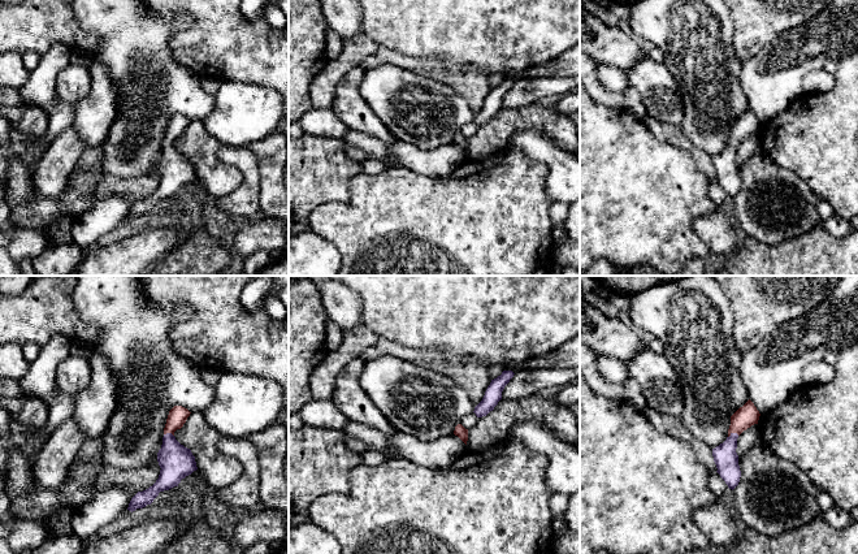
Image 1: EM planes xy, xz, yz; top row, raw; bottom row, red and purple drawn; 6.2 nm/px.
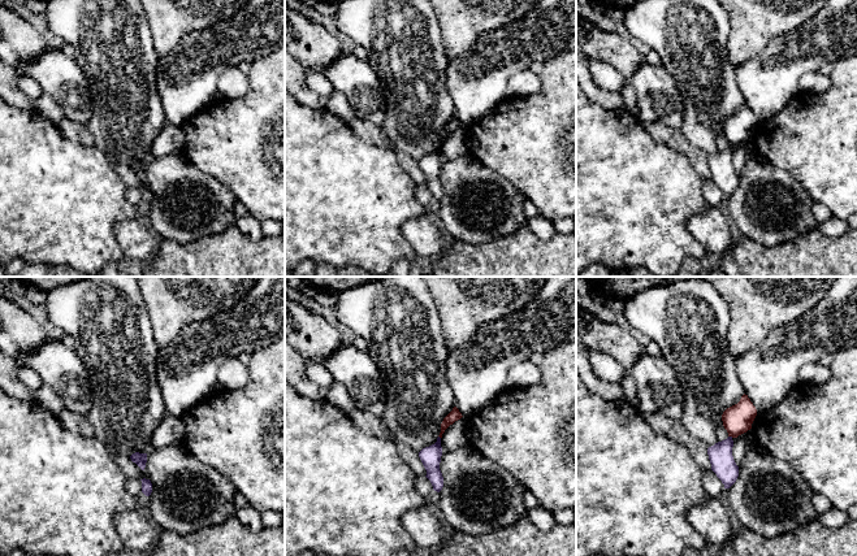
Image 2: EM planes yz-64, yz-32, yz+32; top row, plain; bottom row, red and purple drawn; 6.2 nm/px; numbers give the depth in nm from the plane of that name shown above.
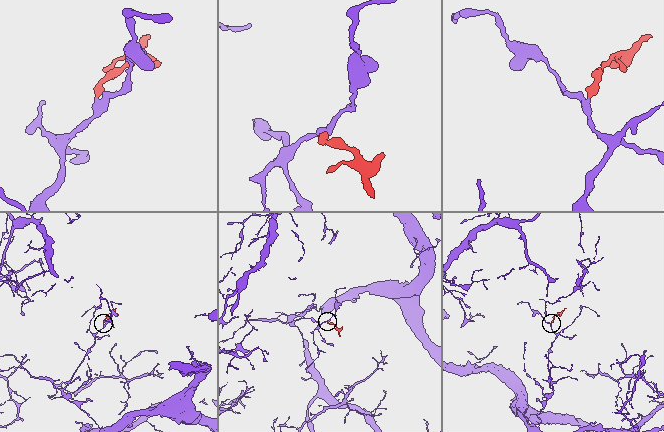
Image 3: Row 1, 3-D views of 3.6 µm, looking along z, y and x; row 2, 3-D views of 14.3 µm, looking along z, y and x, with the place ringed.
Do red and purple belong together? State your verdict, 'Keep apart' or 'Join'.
Join

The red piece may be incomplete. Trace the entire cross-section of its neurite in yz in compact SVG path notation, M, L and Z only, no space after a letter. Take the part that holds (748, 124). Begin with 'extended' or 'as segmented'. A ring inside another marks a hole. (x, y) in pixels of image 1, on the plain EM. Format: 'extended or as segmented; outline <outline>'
extended; outline M749 108L731 125L727 148L712 157L714 170L718 177L716 181L732 199L738 194L741 186L738 164L736 161L737 147L744 139L758 133L759 125L759 120Z

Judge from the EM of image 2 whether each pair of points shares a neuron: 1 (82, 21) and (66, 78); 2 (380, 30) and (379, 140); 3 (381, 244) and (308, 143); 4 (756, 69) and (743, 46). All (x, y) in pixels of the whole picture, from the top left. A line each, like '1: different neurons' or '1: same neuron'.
1: different neurons
2: different neurons
3: same neuron
4: different neurons

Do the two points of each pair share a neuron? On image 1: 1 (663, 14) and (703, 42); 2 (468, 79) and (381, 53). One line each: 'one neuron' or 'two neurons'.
1: one neuron
2: one neuron

